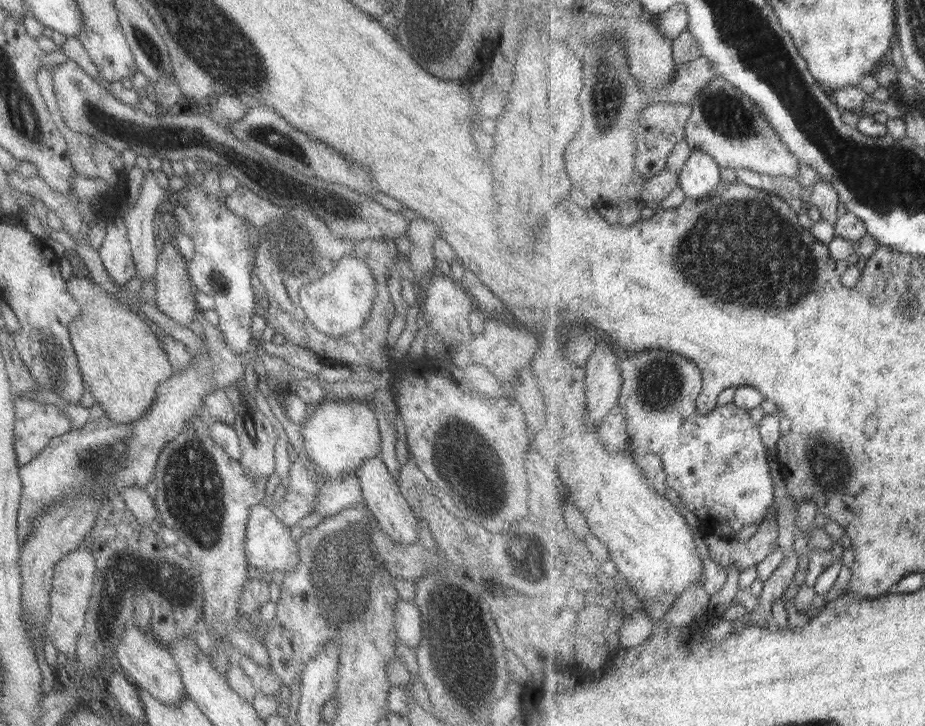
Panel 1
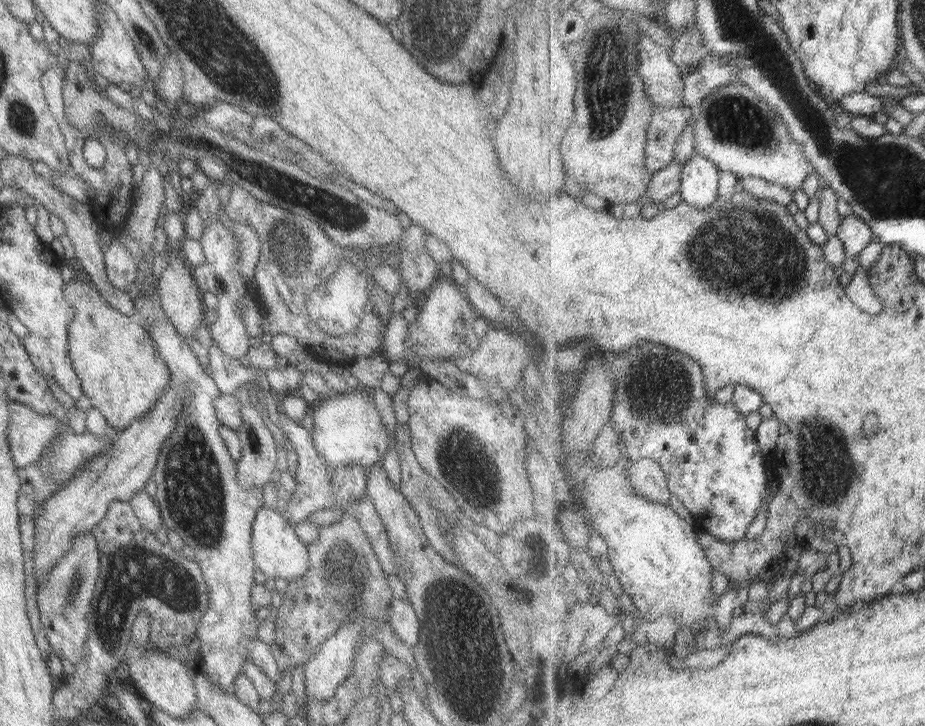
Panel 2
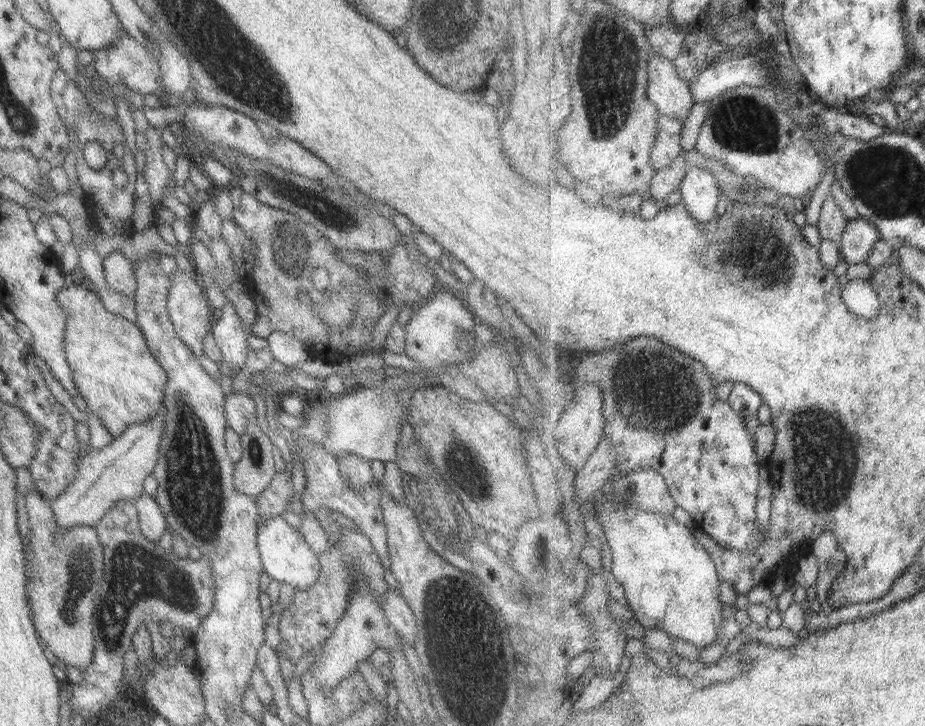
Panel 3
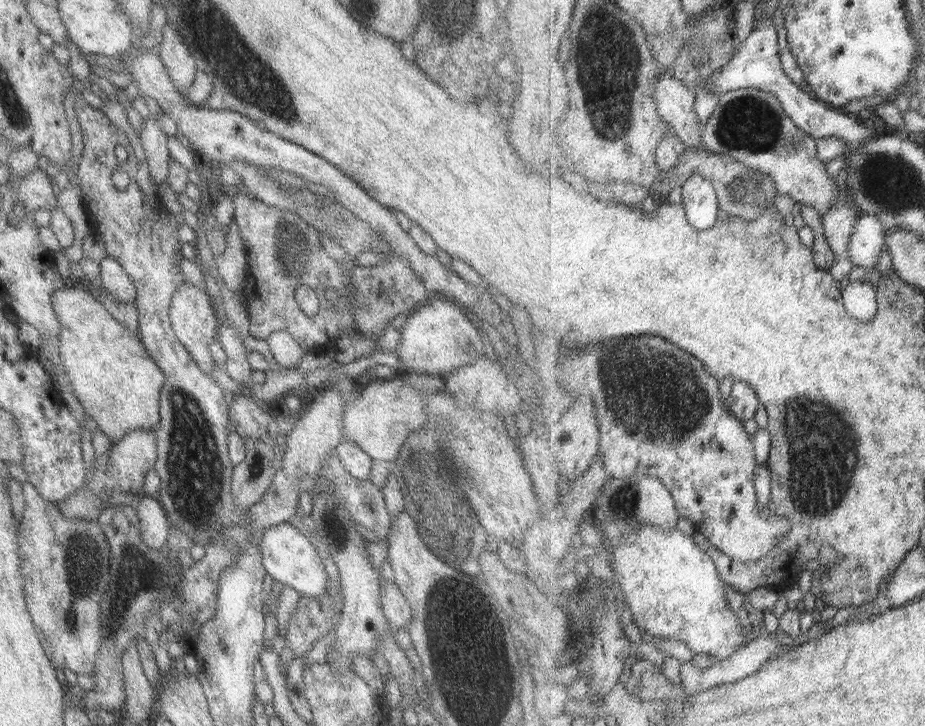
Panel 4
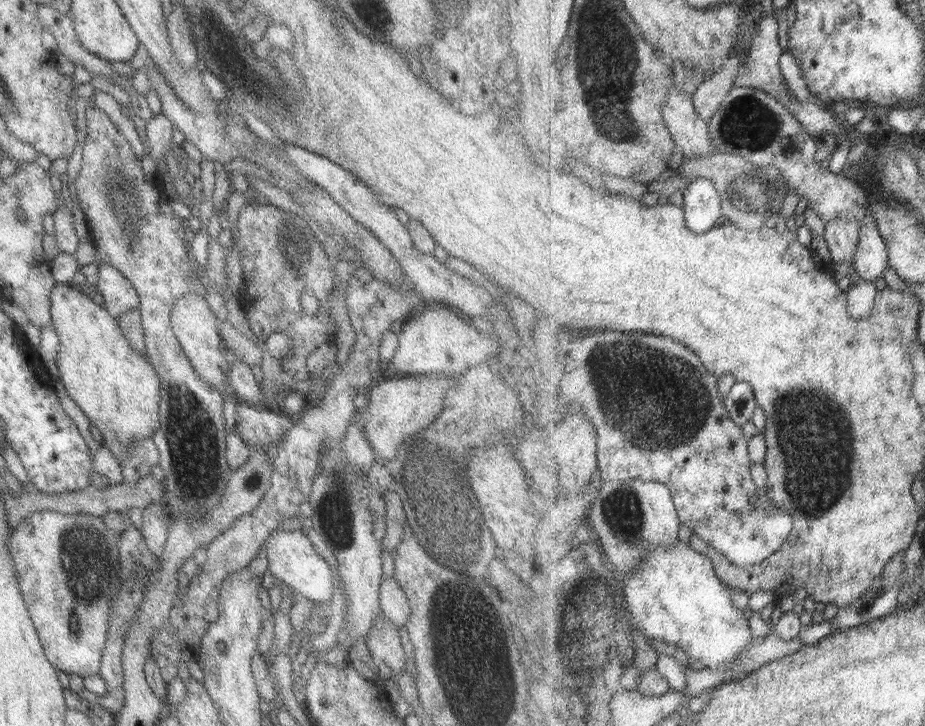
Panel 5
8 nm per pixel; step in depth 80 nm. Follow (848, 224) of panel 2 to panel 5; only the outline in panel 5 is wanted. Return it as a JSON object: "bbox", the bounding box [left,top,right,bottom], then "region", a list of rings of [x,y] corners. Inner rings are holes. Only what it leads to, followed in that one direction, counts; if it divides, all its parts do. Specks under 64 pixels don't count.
{"bbox":[855,211,890,282],"region":[[[870,211],[866,222],[860,227],[860,241],[855,259],[855,270],[861,280],[875,282],[877,278],[884,277],[884,272],[890,266],[889,252],[886,240],[878,229],[874,211]]]}

